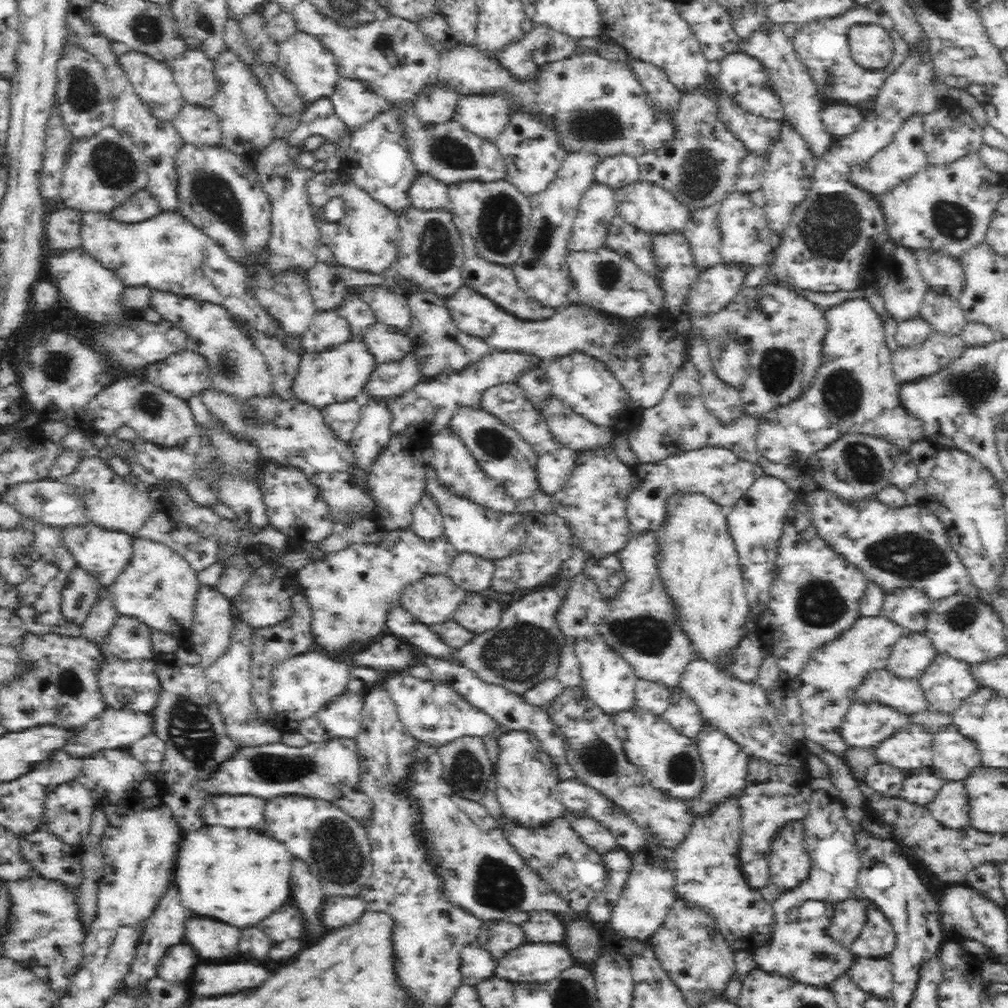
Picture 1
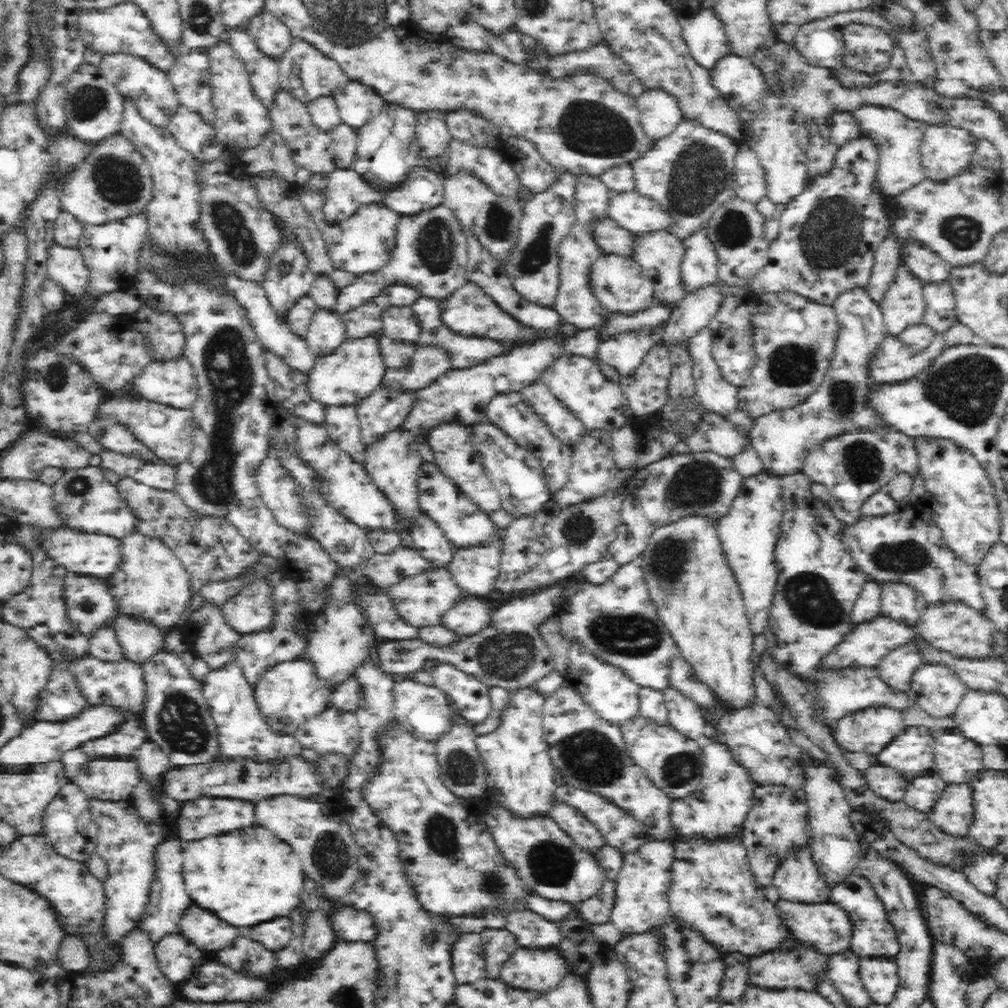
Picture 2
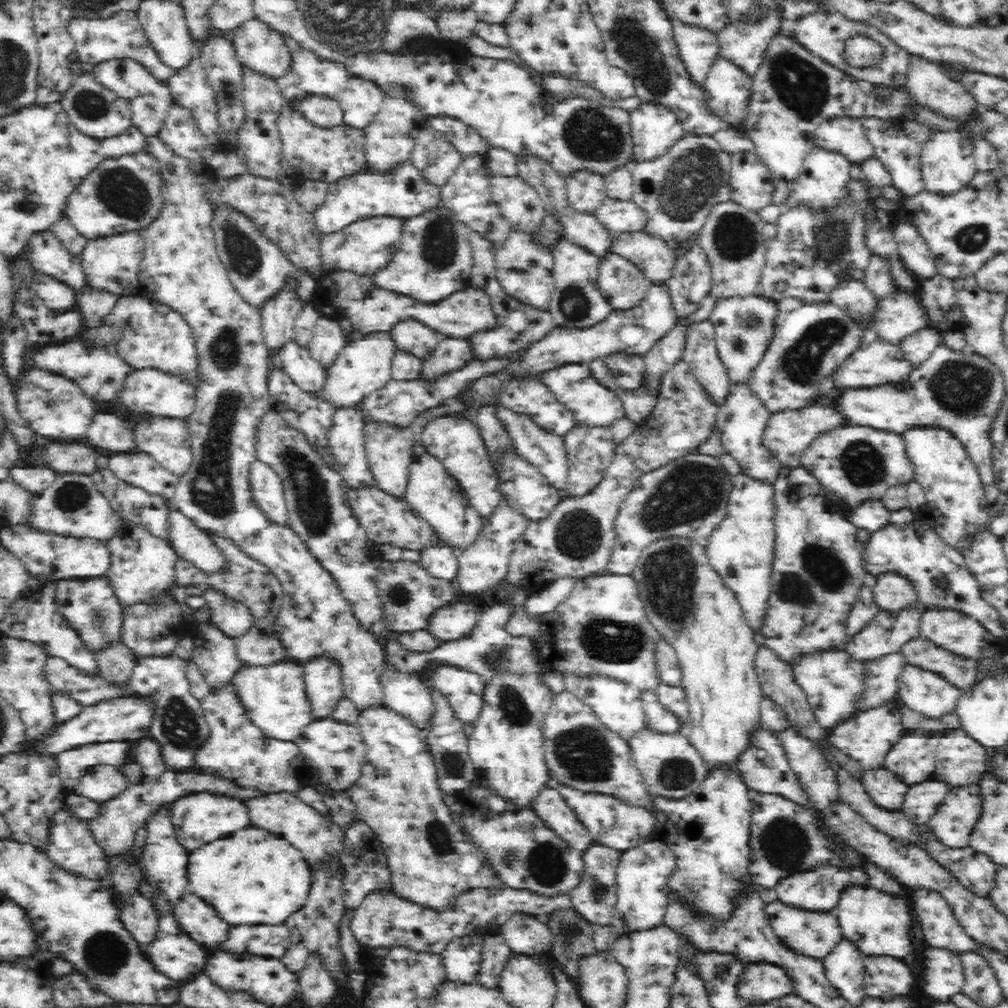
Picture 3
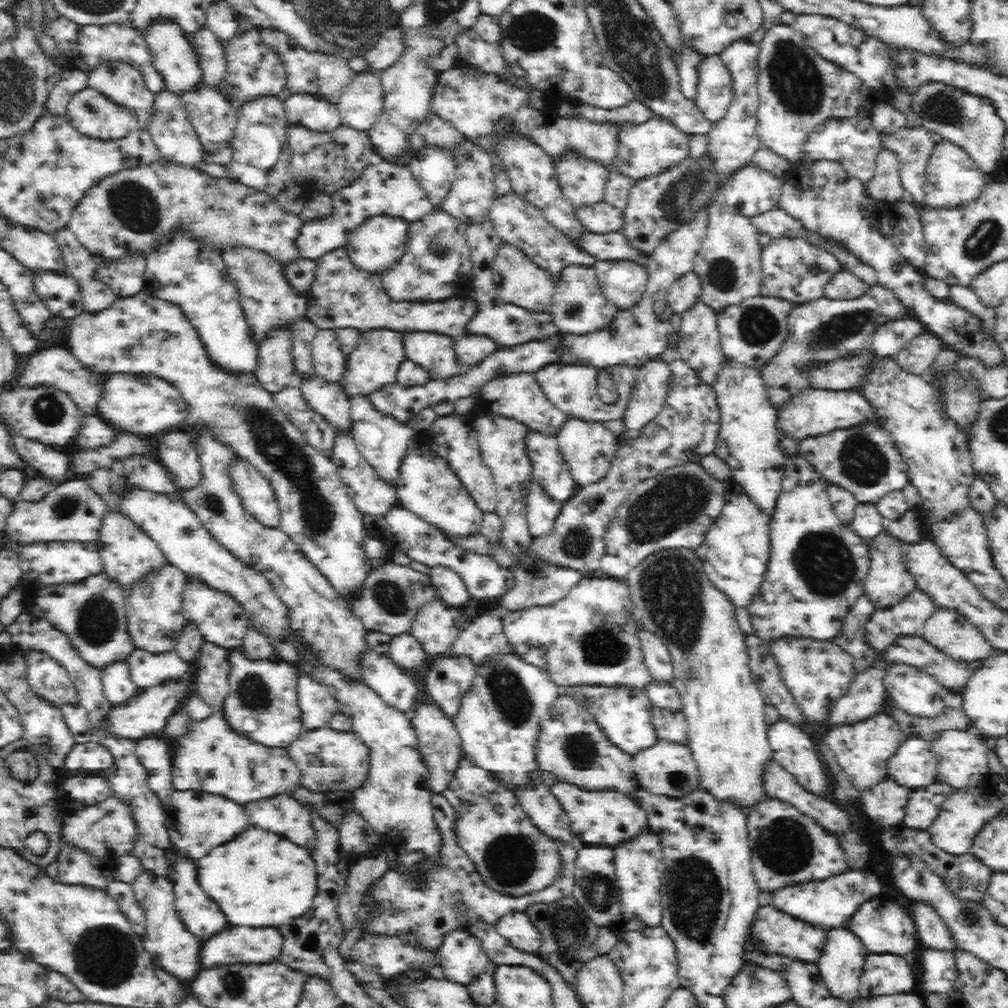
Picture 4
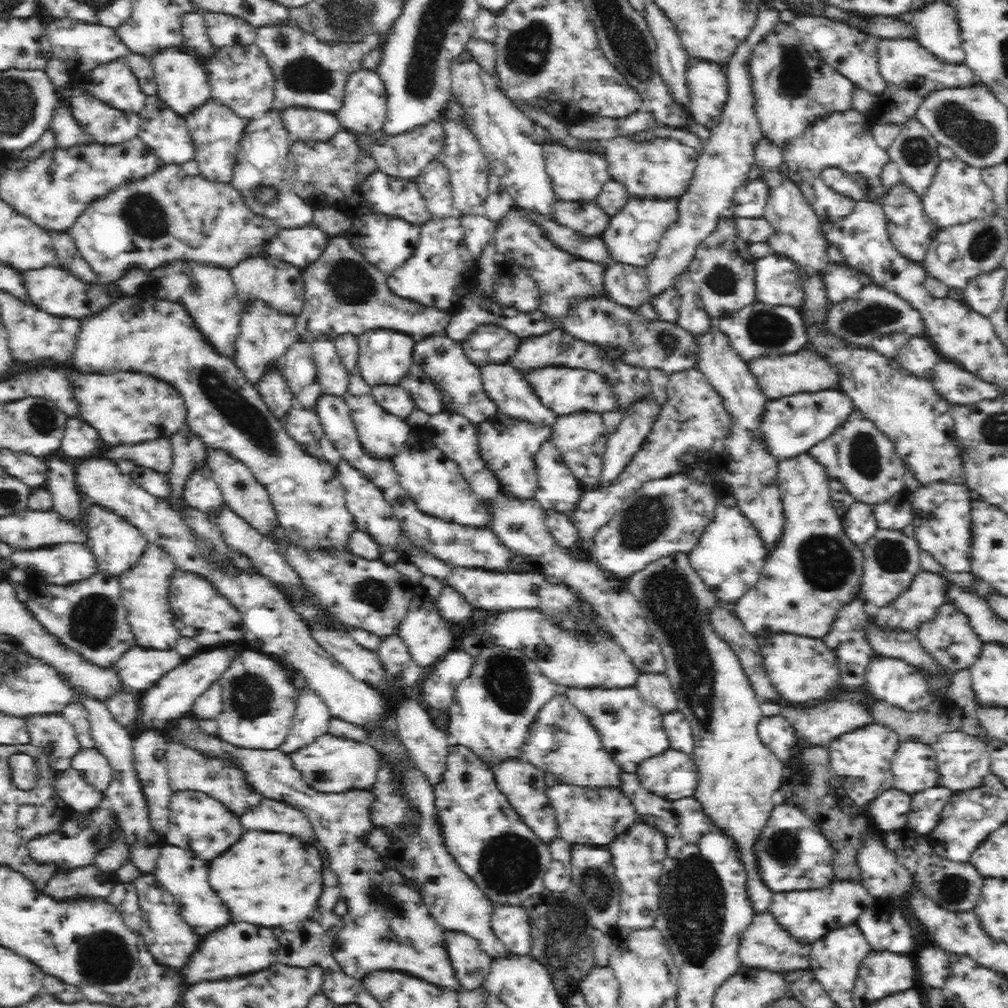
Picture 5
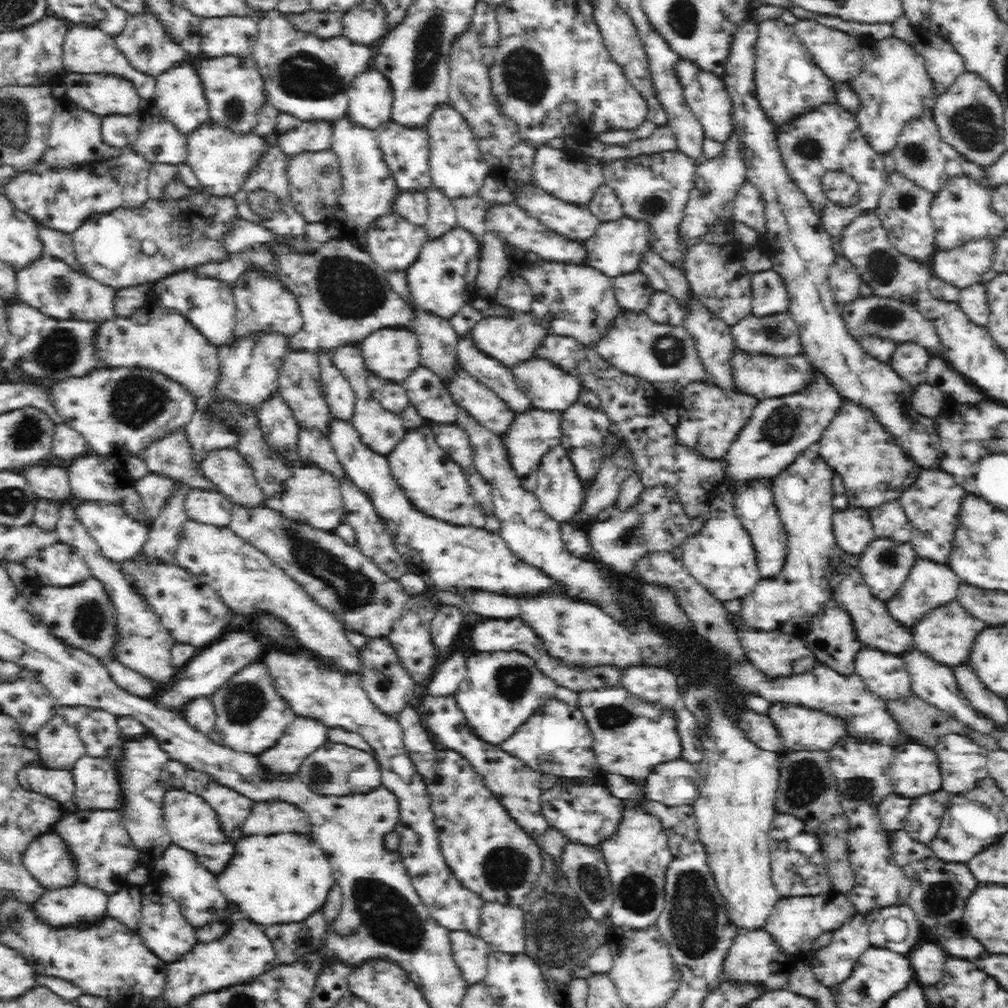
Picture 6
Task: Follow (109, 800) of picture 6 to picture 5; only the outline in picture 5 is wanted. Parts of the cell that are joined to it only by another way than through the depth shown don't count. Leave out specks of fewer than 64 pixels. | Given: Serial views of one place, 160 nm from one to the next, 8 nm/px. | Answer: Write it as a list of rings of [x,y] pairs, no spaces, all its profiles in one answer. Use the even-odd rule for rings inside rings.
[[[95,746],[81,748],[74,754],[71,767],[79,770],[86,781],[94,783],[103,792],[112,778],[112,767],[108,759]]]

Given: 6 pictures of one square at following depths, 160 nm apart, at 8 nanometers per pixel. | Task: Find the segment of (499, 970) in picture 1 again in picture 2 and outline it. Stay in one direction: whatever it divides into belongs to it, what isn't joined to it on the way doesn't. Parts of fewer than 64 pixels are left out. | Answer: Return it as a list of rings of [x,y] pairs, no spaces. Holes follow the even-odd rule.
[[[520,947],[499,971],[499,978],[509,986],[525,990],[553,990],[572,968],[568,968],[566,960],[554,948]]]

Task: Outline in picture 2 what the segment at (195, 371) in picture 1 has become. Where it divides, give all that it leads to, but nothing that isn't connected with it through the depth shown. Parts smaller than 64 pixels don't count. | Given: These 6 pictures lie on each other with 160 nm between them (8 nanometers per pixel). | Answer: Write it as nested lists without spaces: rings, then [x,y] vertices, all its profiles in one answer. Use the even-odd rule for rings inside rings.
[[[184,354],[151,362],[134,378],[129,388],[146,399],[174,407],[192,408],[199,394],[194,367]]]

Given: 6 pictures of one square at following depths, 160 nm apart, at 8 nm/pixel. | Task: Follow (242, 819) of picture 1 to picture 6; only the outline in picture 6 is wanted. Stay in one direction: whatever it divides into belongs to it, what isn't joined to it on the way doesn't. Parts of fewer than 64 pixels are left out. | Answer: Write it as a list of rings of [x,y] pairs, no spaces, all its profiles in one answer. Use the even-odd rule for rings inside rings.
[[[170,788],[163,800],[163,819],[172,843],[191,850],[198,861],[207,866],[214,874],[216,874],[216,870],[220,870],[220,866],[224,866],[224,862],[228,862],[228,858],[232,856],[232,852],[236,848],[236,840],[232,840],[224,834],[216,809],[202,796],[186,790]]]

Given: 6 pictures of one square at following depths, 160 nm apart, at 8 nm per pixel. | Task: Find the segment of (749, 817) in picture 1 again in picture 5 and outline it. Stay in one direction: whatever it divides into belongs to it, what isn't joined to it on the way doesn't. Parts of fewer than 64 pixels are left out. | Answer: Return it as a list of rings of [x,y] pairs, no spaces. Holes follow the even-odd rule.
[[[776,800],[768,820],[753,842],[757,876],[772,892],[808,890],[825,887],[835,878],[834,849],[818,825],[804,814],[804,809]]]

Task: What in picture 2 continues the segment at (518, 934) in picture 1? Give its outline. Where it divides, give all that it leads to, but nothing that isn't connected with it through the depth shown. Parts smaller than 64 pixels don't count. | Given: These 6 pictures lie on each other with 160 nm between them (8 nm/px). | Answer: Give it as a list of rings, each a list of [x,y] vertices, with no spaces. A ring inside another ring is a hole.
[[[483,928],[480,932],[484,956],[486,959],[486,976],[498,979],[500,969],[510,955],[521,946],[516,935],[504,928]]]

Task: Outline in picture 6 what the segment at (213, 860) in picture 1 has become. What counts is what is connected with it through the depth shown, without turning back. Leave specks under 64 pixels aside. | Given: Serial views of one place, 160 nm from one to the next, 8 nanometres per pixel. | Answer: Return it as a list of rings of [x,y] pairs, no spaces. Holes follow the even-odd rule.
[[[274,834],[274,836],[244,836],[236,842],[234,856],[228,866],[215,874],[220,886],[220,892],[242,910],[256,924],[290,924],[306,920],[314,910],[318,910],[330,892],[330,886],[335,884],[332,868],[328,864],[329,857],[312,842],[312,838],[304,834]]]

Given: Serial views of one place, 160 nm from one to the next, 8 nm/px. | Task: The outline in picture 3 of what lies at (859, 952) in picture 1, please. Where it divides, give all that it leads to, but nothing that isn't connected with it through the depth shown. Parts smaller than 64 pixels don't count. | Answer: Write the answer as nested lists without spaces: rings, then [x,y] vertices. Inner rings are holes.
[[[869,884],[850,885],[840,893],[833,911],[840,921],[845,939],[866,957],[886,956],[904,960],[911,953],[910,932],[916,926],[912,907],[902,898],[888,895]]]

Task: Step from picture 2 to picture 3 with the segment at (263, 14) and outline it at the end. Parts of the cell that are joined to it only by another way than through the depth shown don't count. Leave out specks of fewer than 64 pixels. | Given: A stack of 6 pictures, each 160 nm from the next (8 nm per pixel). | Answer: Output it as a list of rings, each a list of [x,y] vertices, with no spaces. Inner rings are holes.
[[[256,16],[243,22],[228,36],[244,68],[253,68],[271,78],[280,78],[292,66],[287,38]]]

